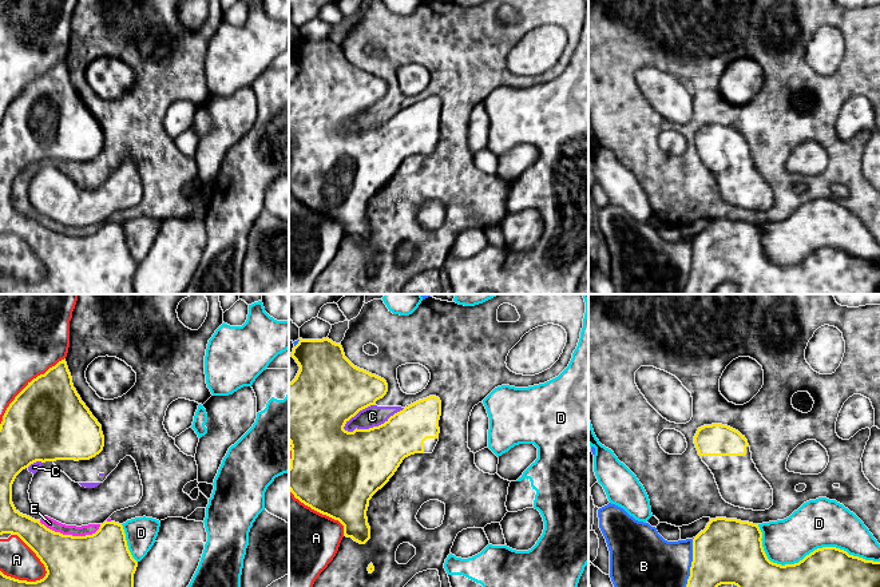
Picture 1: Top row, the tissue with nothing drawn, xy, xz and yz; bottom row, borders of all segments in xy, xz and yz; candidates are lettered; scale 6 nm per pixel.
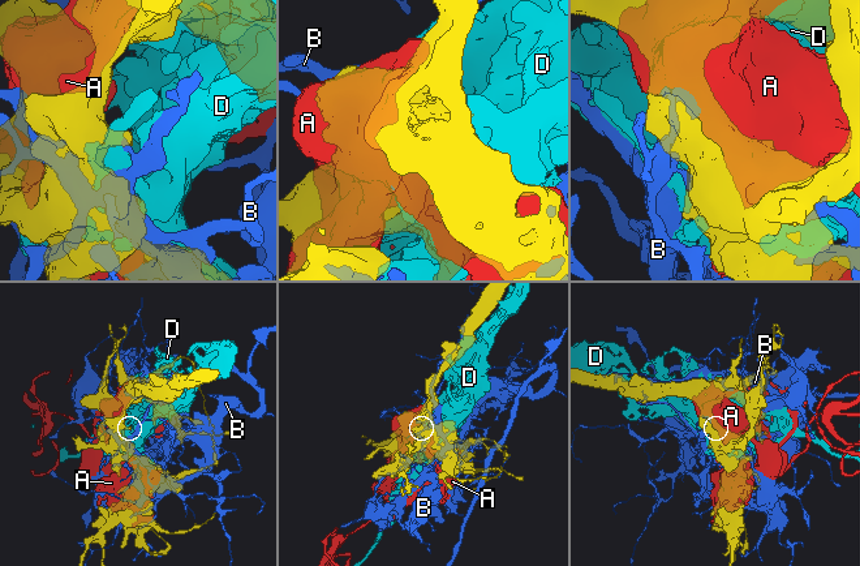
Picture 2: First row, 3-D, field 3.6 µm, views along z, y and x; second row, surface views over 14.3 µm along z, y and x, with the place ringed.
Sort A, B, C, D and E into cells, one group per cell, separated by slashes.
A / B / C E / D

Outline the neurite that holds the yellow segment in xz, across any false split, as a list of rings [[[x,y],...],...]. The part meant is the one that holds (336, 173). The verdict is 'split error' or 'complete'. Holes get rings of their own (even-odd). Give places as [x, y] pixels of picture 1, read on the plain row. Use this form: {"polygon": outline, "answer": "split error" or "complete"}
{"polygon": [[[300,39],[290,57],[300,71],[289,83],[289,191],[312,210],[338,221],[344,226],[344,237],[365,245],[370,239],[369,201],[405,158],[433,152],[440,134],[441,102],[429,96],[405,107],[378,127],[348,132],[344,127],[352,118],[387,95],[387,82],[354,67],[345,57],[341,44],[329,39]]], "answer": "split error"}

